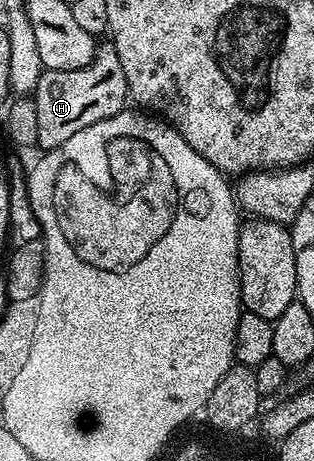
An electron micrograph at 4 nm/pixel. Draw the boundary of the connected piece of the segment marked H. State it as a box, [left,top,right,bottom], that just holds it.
[33,44,129,151]

